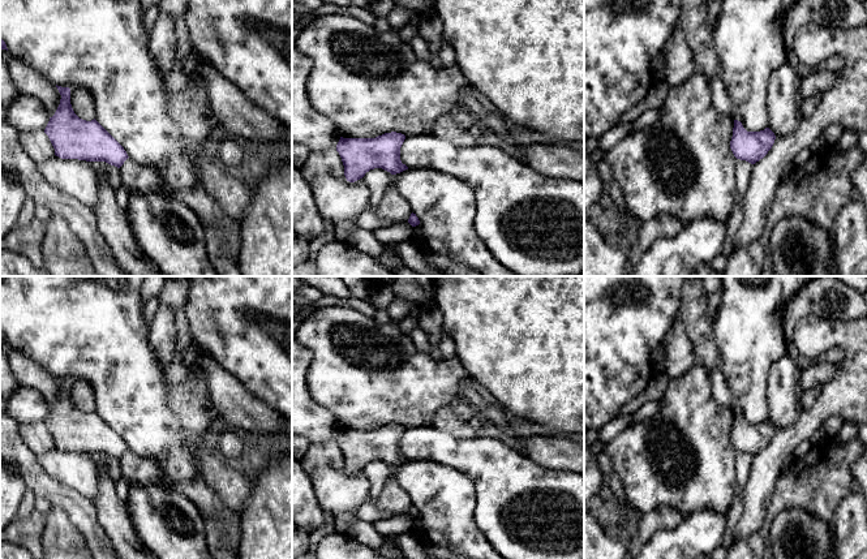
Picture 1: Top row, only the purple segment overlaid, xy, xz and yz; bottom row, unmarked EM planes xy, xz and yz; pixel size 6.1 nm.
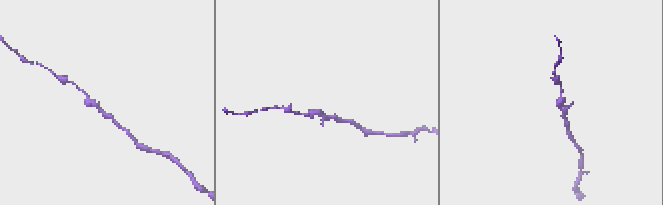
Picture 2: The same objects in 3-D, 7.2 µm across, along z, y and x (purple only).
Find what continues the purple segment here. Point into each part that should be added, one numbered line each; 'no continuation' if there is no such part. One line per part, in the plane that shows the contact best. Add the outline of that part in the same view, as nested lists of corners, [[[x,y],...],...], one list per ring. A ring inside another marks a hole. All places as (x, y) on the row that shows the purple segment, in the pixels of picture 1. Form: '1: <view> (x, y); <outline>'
no continuation

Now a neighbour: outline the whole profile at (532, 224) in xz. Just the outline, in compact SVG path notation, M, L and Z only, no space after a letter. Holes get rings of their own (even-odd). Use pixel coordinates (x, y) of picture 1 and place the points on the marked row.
M434 134L405 137L400 160L408 168L434 169L468 184L476 198L476 233L490 254L516 276L580 276L584 272L584 182L546 177L495 146L456 146Z

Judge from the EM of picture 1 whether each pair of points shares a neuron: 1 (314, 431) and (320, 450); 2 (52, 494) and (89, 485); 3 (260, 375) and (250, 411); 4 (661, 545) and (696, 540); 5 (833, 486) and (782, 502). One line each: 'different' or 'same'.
1: different
2: different
3: different
4: same
5: same

